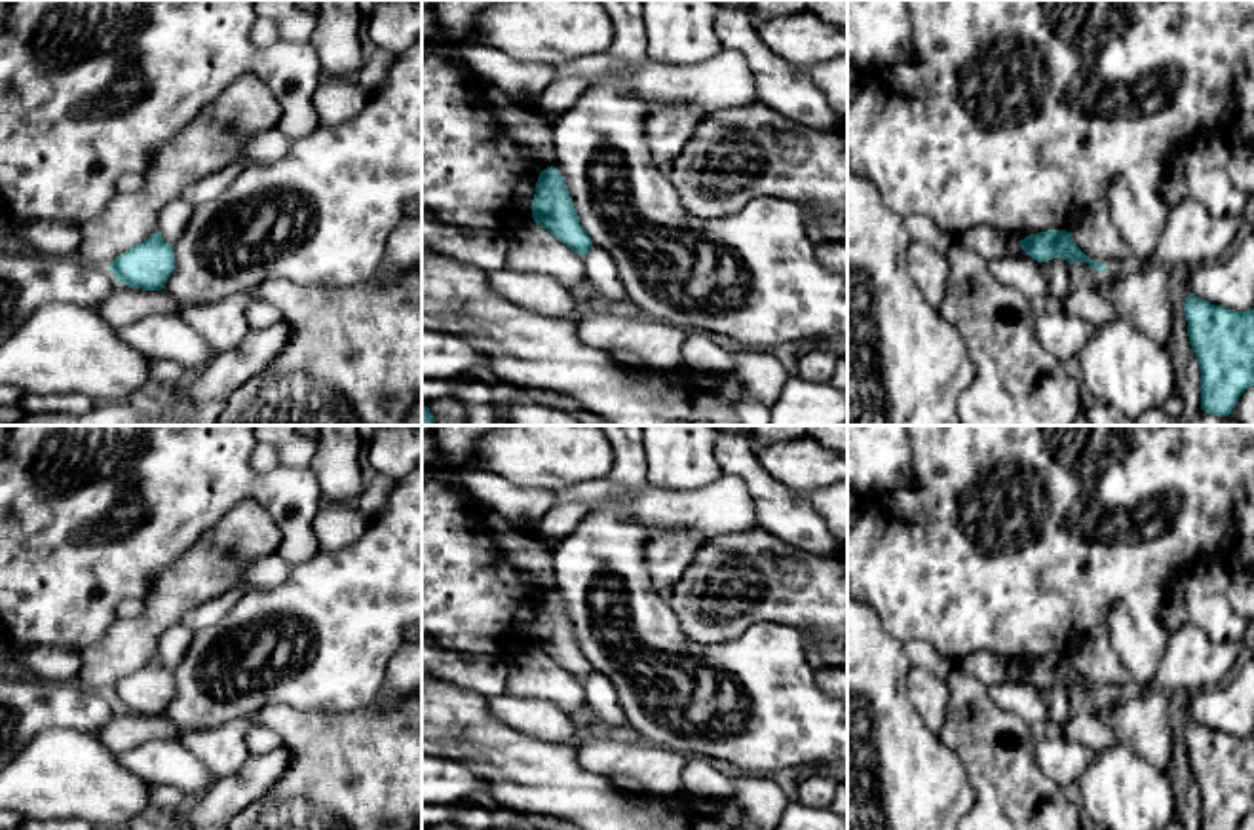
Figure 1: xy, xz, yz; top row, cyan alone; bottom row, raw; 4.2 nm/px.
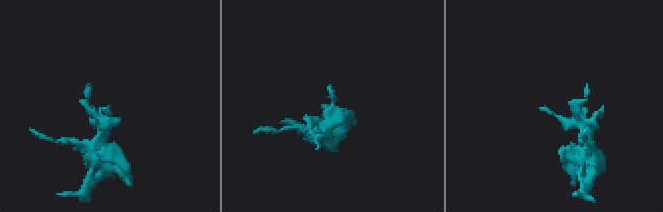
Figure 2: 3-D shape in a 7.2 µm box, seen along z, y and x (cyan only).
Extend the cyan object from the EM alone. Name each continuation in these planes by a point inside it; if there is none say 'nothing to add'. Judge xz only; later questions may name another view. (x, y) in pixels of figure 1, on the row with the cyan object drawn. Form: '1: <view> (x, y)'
nothing to add

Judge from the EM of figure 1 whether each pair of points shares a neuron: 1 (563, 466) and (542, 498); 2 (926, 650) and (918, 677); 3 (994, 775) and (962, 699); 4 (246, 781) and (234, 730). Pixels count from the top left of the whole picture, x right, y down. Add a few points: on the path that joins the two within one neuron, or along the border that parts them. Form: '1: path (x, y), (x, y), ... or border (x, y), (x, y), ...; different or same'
1: border (506, 477), (553, 490); different
2: border (912, 665), (931, 671), (945, 684); different
3: path (994, 756), (994, 747), (966, 718); same
4: border (249, 754), (236, 770), (215, 781); different

